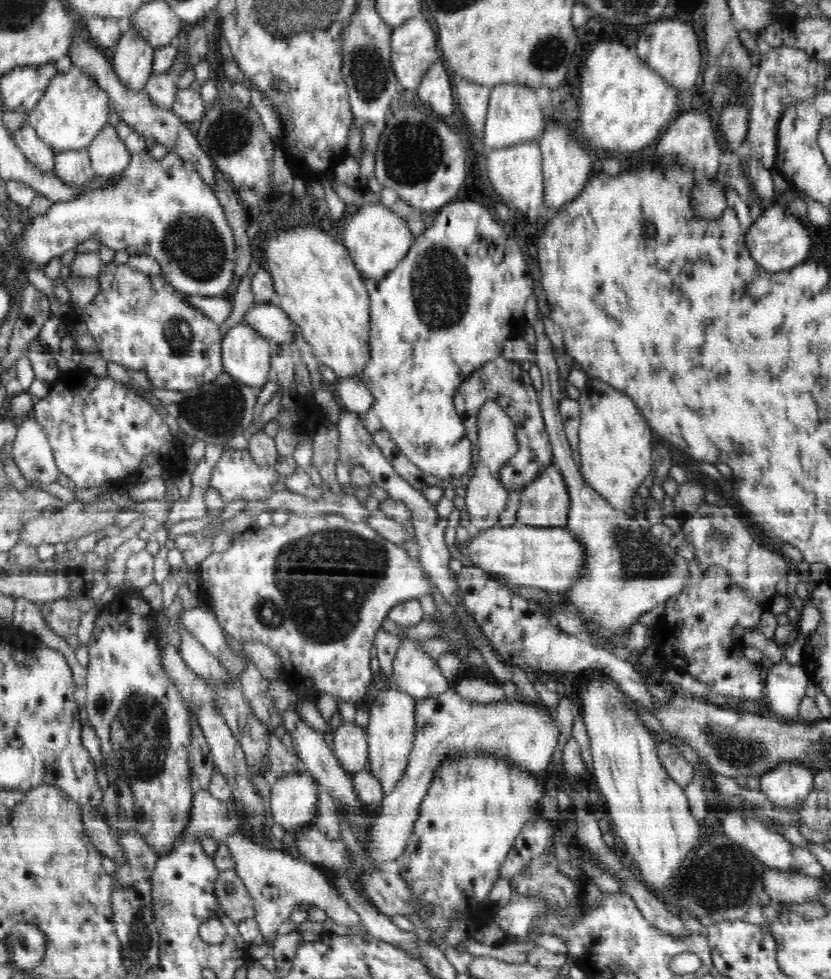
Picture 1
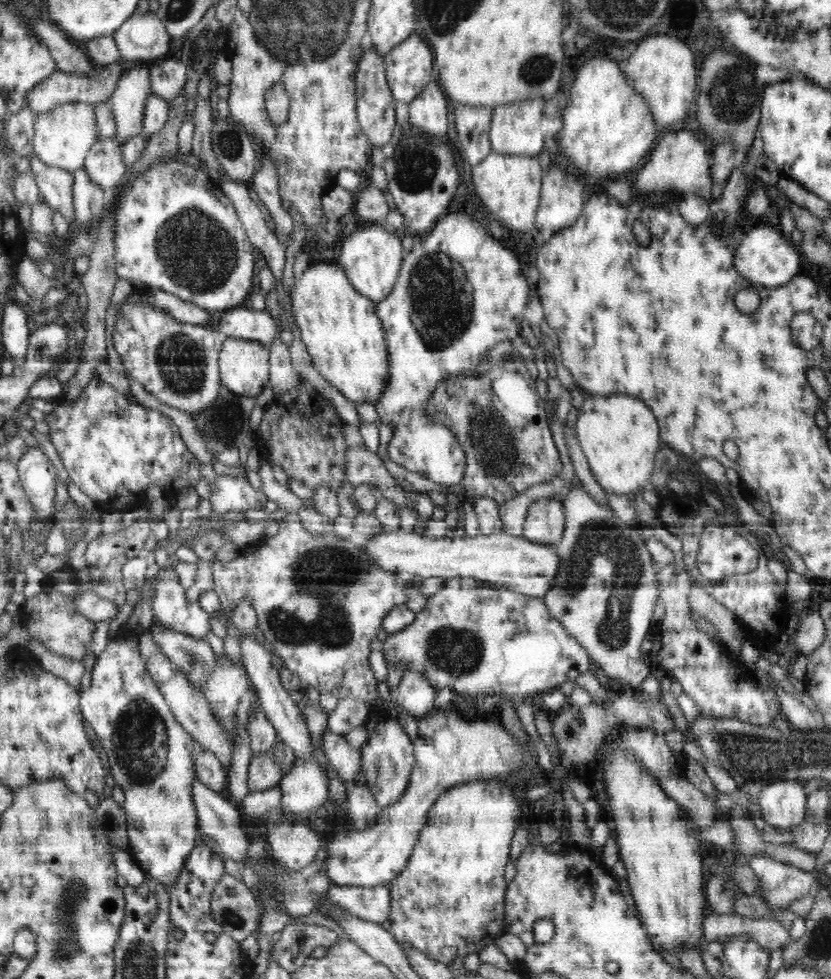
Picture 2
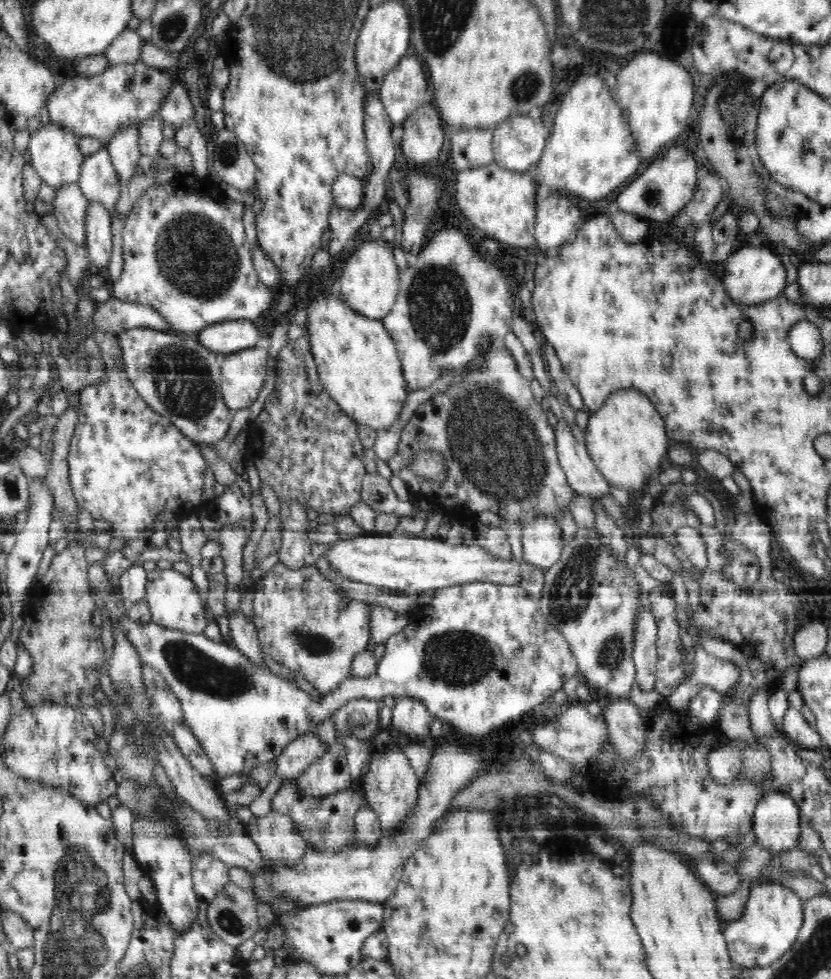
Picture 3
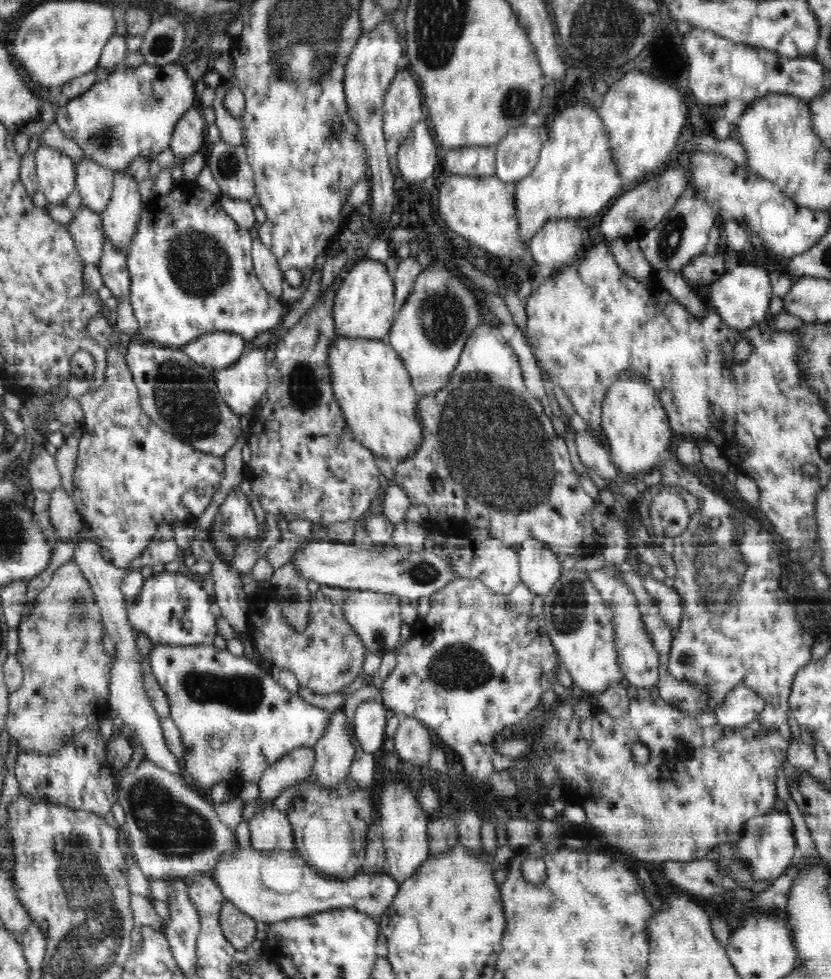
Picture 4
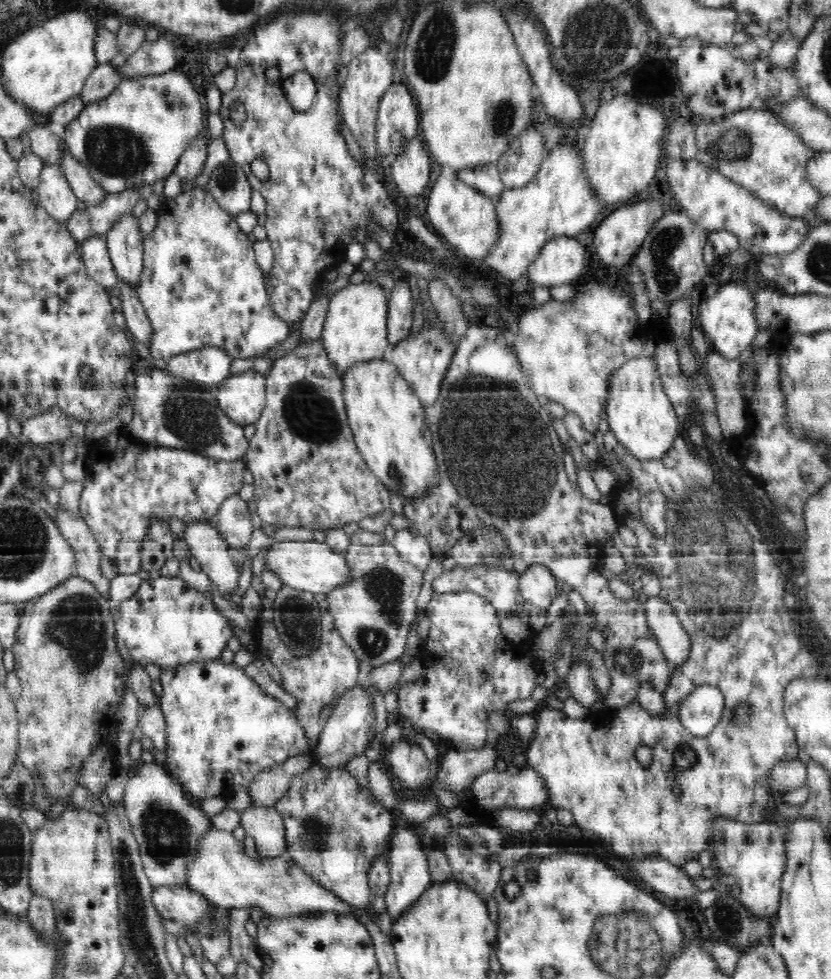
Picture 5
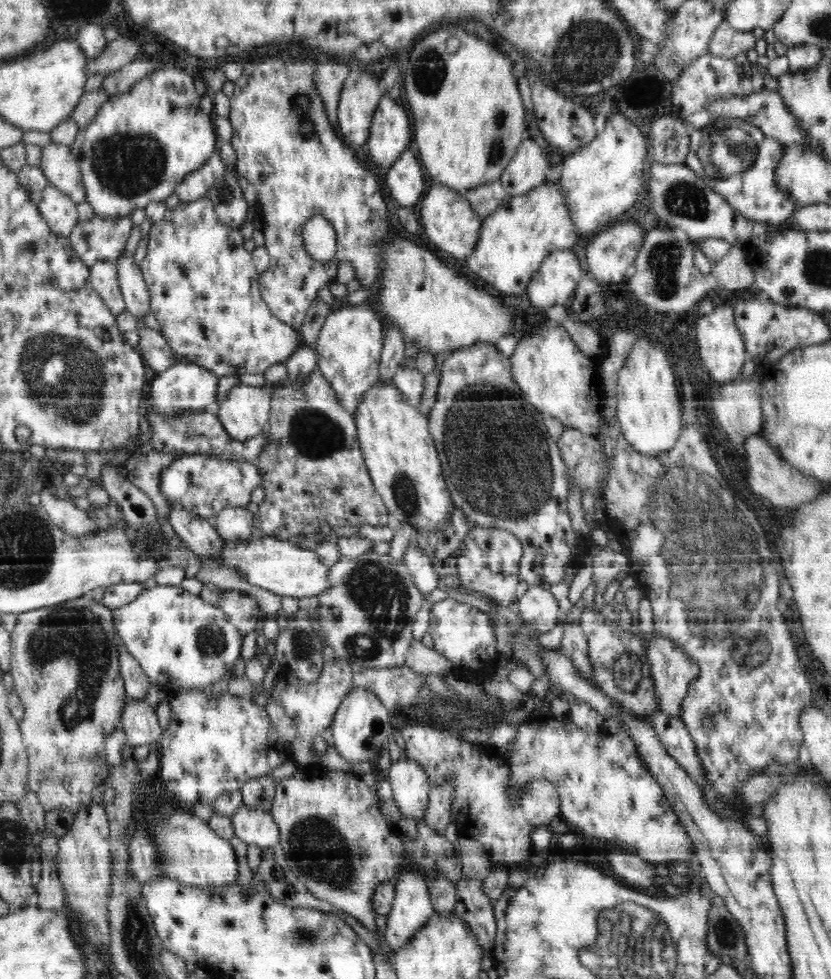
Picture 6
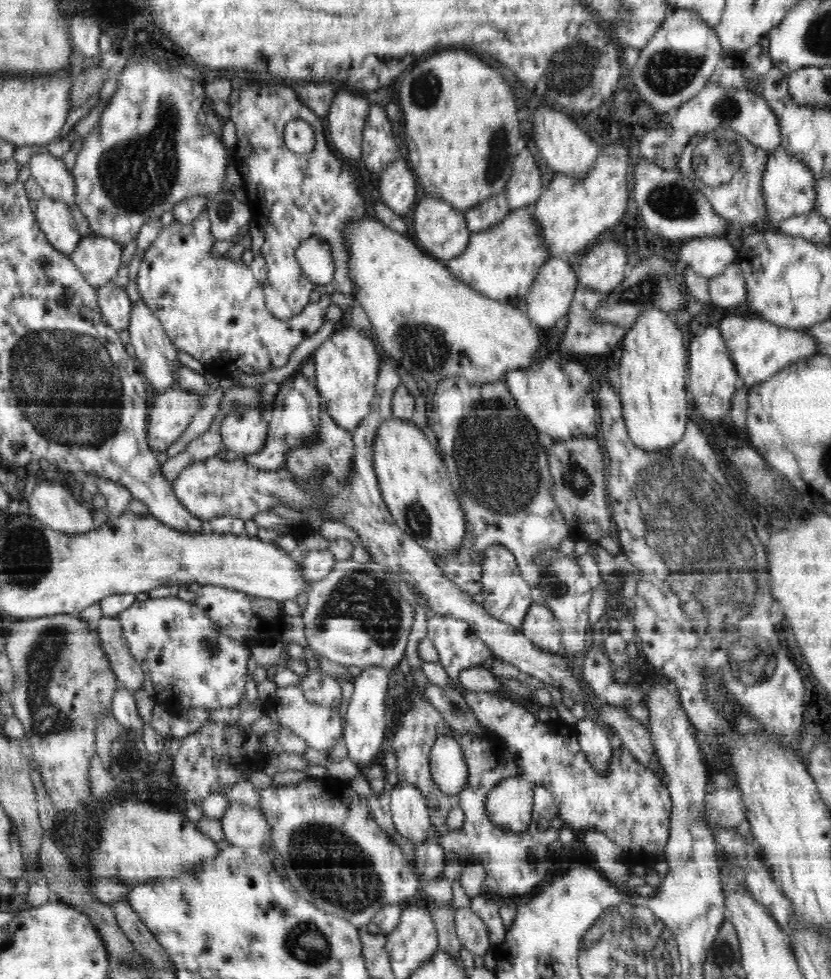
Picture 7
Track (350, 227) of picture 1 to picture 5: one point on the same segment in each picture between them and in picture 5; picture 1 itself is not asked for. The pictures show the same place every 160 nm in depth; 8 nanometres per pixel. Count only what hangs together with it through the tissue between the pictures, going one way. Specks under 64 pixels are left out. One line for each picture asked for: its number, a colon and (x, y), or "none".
2: (371, 256)
3: (369, 283)
4: (364, 305)
5: (355, 331)

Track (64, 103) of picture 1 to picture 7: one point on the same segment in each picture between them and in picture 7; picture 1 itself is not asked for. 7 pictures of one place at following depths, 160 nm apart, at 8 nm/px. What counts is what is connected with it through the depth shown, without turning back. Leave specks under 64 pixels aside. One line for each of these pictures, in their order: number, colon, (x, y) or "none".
2: (63, 136)
3: (54, 152)
4: (56, 172)
5: (56, 197)
6: (60, 212)
7: (55, 218)

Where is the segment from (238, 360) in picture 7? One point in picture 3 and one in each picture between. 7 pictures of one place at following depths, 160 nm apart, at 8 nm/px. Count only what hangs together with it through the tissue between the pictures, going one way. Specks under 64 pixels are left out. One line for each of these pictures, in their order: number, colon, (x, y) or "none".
3: (185, 252)
4: (191, 272)
5: (200, 285)
6: (204, 290)

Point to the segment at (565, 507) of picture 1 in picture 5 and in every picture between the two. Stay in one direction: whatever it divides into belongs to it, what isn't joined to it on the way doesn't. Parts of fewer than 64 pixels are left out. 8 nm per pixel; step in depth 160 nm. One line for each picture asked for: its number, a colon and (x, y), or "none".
2: (545, 521)
3: (542, 539)
4: (539, 566)
5: (537, 585)

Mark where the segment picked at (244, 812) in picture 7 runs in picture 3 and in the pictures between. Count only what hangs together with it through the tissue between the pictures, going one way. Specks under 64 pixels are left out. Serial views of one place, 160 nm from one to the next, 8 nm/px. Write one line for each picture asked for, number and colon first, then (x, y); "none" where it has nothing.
3: (278, 839)
4: (270, 830)
5: (264, 824)
6: (252, 826)

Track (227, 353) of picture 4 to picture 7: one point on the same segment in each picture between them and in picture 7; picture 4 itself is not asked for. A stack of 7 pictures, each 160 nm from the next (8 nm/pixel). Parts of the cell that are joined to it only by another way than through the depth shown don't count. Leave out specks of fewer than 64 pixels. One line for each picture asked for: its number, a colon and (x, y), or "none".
5: (207, 366)
6: (186, 387)
7: (173, 409)

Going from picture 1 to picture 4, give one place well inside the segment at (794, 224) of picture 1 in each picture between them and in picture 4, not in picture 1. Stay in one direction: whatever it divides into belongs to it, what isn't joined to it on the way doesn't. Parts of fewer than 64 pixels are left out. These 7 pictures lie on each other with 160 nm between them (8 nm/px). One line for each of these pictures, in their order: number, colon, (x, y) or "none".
2: (764, 256)
3: (752, 274)
4: (741, 296)

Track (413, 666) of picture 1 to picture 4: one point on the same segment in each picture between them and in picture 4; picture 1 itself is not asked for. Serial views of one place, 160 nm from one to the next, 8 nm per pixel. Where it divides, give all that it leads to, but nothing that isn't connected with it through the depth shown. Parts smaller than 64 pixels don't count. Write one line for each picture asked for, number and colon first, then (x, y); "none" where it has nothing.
2: (414, 693)
3: (411, 717)
4: (413, 740)

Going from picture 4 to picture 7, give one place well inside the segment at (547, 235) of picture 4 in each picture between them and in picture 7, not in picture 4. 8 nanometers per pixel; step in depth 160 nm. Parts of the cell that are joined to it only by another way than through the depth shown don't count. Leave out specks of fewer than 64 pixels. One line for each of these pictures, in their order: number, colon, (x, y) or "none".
5: (561, 260)
6: (555, 282)
7: (550, 297)

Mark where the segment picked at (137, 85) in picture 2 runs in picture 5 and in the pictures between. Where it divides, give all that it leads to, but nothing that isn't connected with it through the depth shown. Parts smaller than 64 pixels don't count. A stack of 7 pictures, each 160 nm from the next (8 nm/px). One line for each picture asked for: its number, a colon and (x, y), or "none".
3: (123, 147)
4: (120, 219)
5: (124, 239)

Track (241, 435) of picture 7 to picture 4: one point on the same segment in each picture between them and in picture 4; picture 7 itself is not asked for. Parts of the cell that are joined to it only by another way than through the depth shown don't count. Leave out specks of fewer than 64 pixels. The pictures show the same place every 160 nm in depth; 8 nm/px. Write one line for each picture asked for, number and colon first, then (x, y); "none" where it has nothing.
4: (241, 384)
5: (241, 396)
6: (245, 412)

